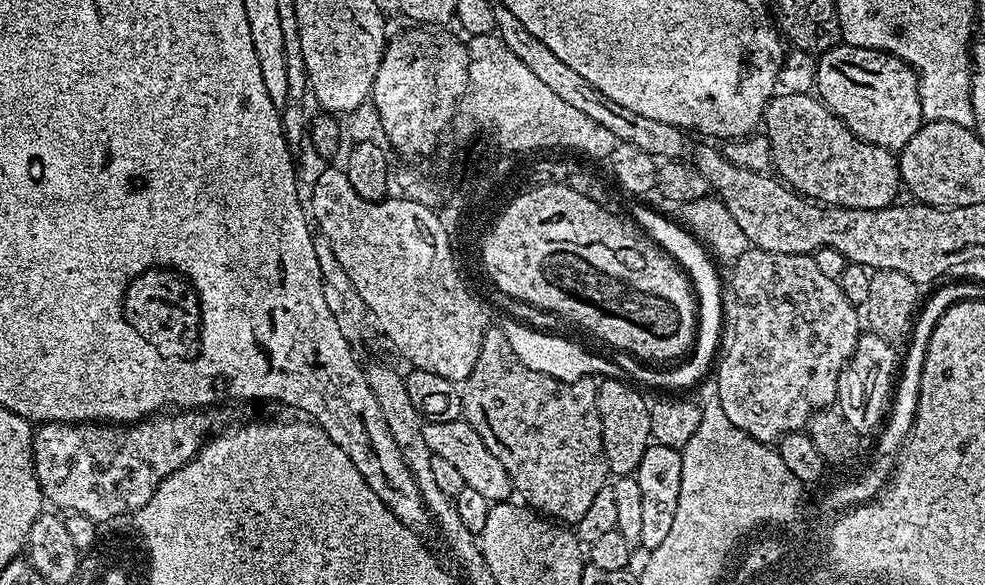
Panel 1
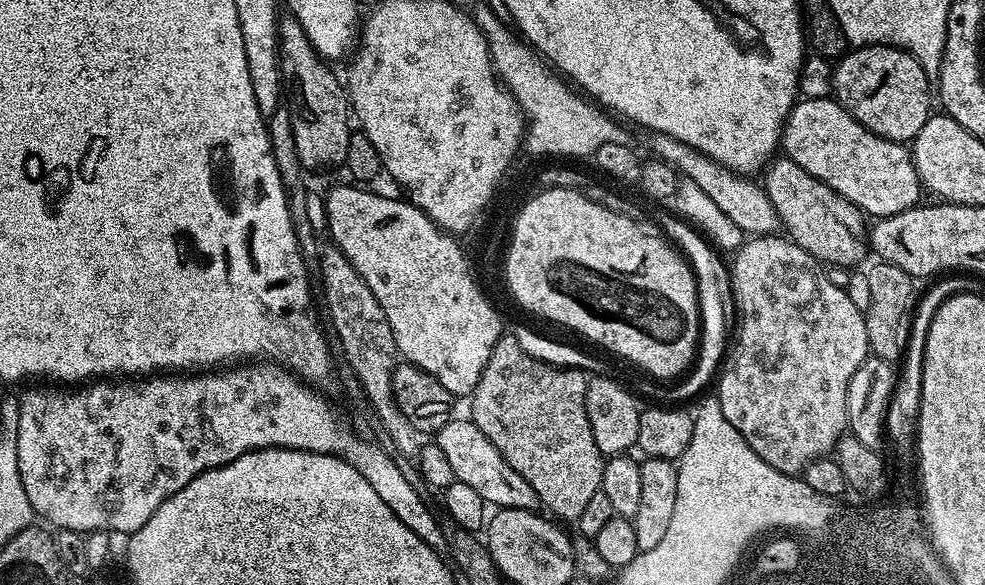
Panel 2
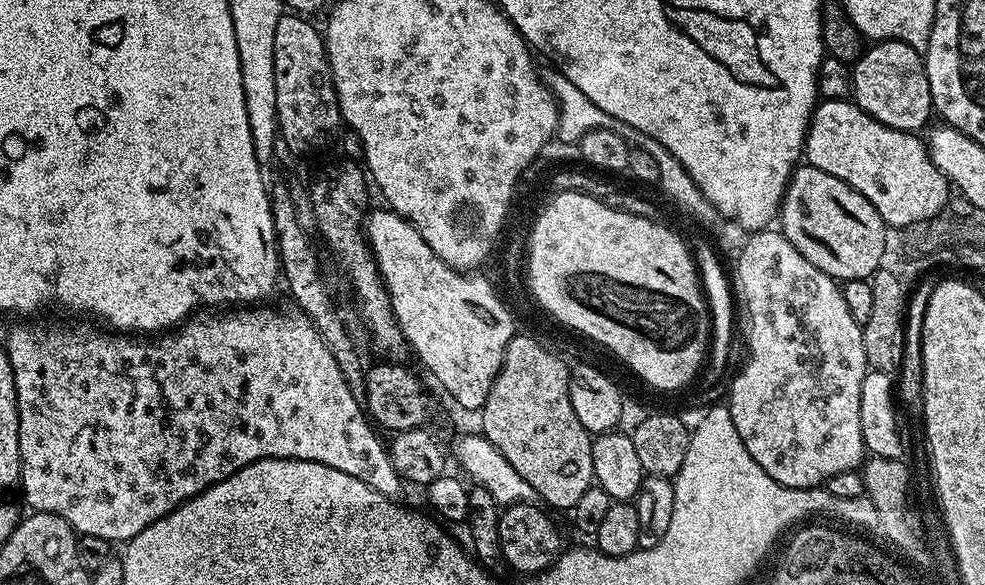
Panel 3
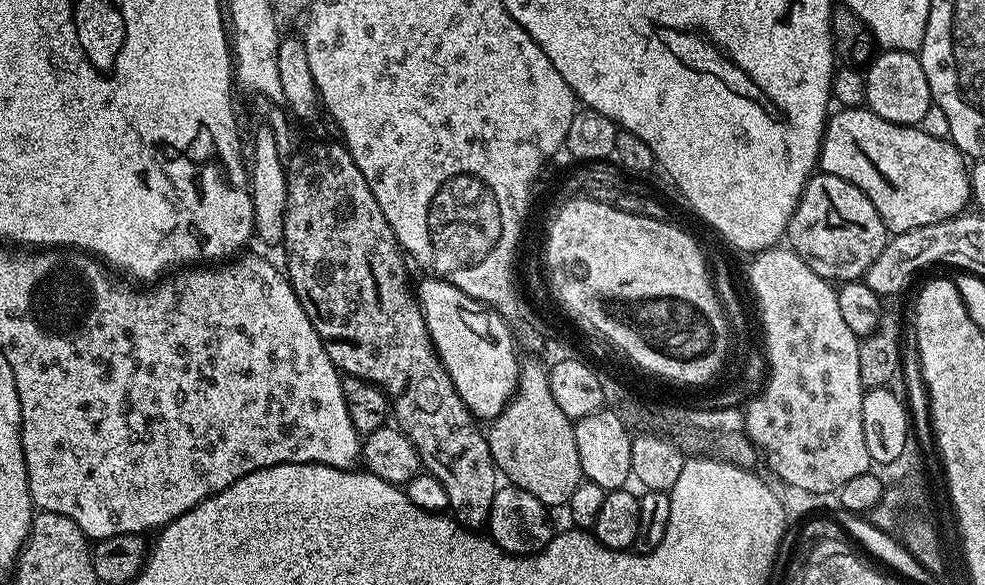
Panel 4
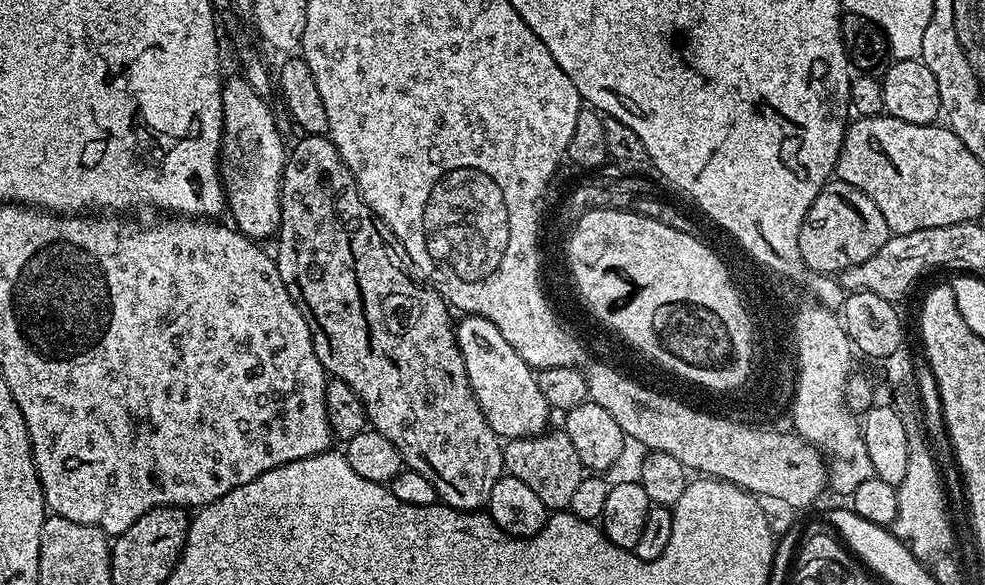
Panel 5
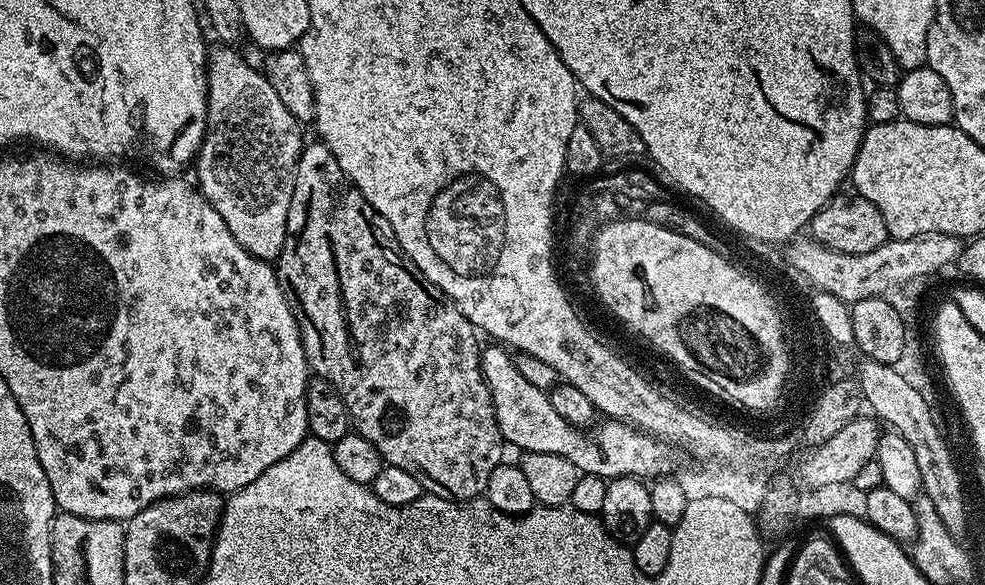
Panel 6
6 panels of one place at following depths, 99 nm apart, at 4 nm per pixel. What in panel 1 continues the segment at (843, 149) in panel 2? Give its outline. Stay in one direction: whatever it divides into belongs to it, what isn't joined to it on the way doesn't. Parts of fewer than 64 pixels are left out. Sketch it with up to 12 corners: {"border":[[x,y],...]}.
{"border":[[815,95],[773,96],[775,175],[807,199],[890,208],[899,159]]}

